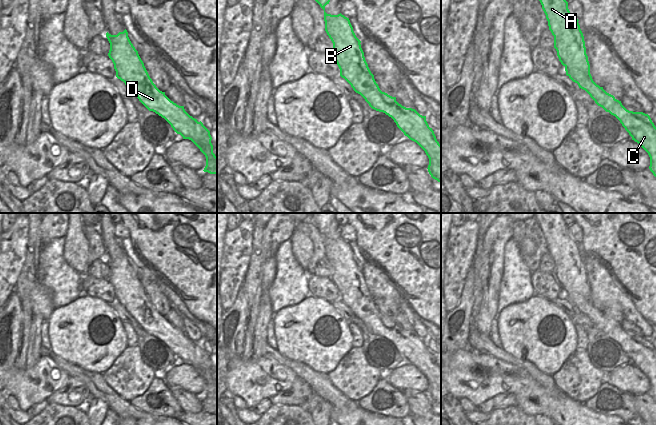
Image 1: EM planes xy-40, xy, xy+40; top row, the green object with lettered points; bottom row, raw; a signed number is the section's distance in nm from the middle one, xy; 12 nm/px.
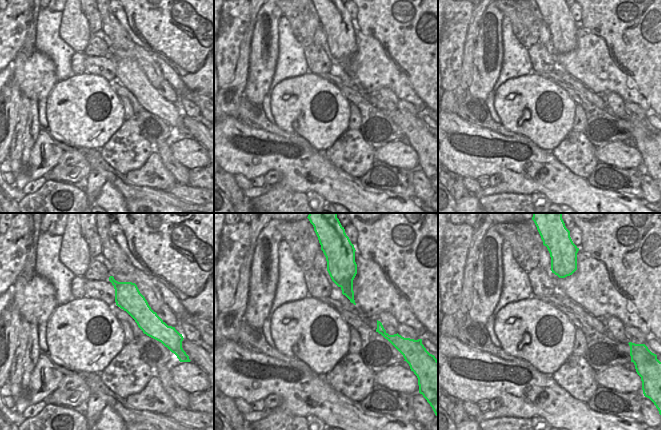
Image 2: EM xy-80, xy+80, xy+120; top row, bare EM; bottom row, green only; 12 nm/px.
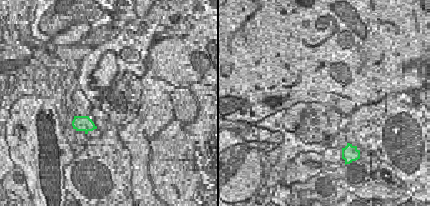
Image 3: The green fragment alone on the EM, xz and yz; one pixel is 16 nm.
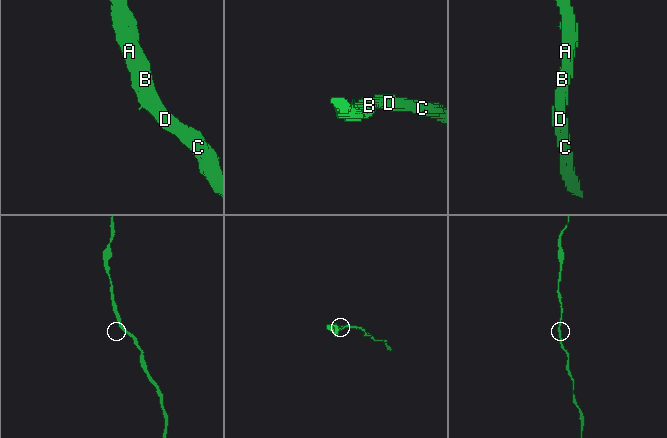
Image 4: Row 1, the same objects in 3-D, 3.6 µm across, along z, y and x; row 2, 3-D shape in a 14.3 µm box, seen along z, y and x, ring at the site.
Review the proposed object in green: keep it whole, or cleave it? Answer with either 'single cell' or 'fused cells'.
single cell

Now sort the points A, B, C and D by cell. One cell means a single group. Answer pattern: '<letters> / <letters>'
A B C D

